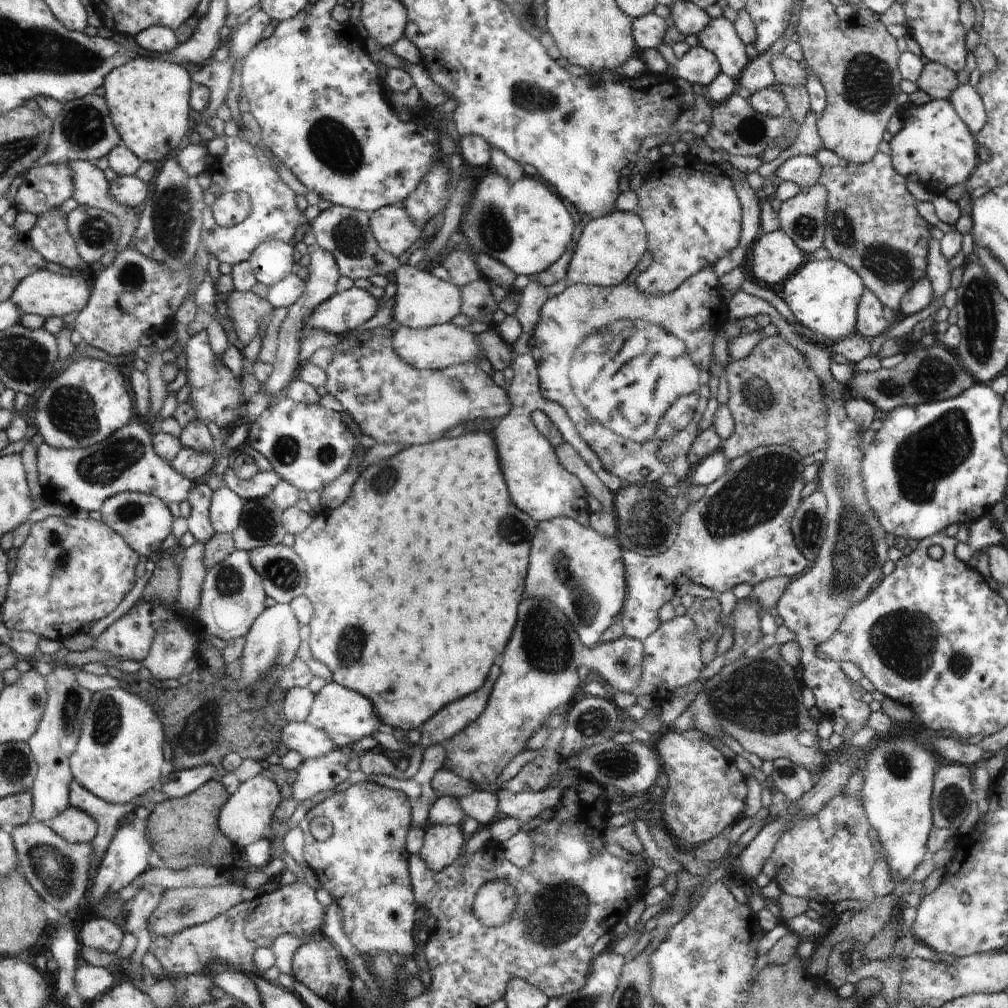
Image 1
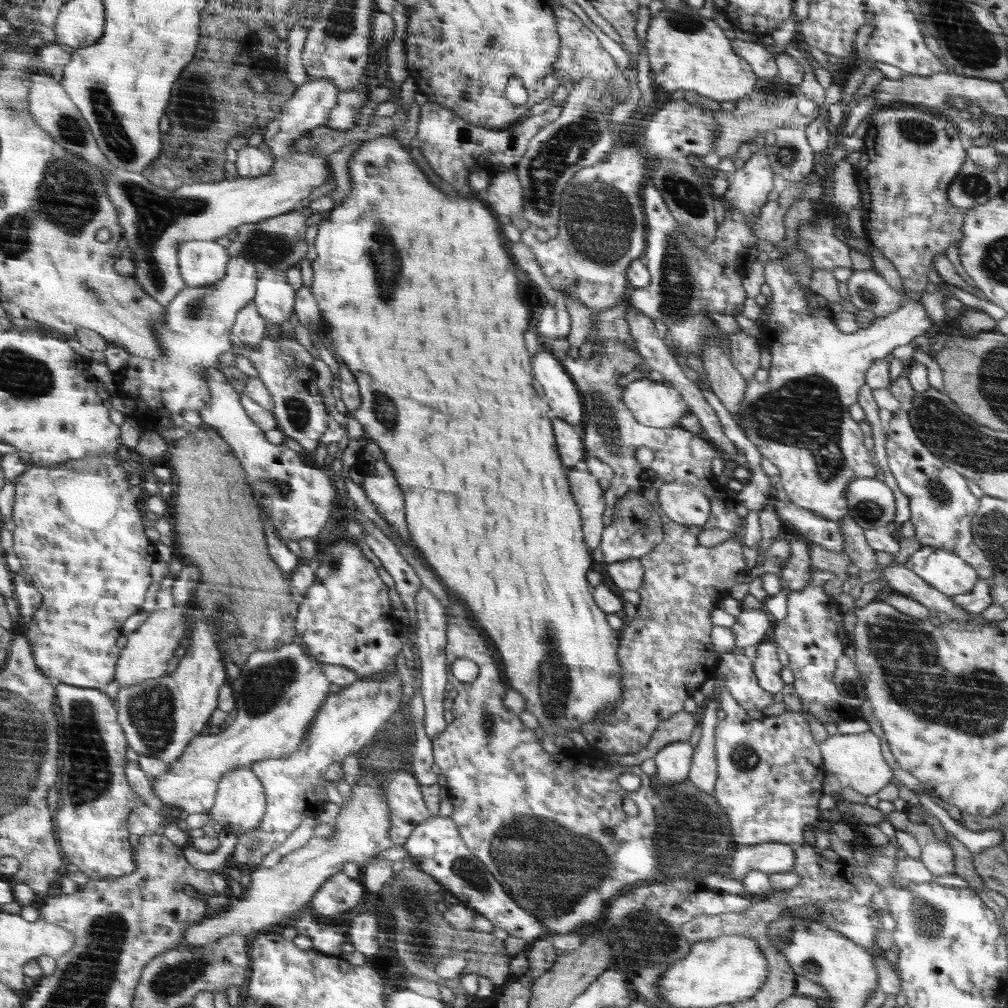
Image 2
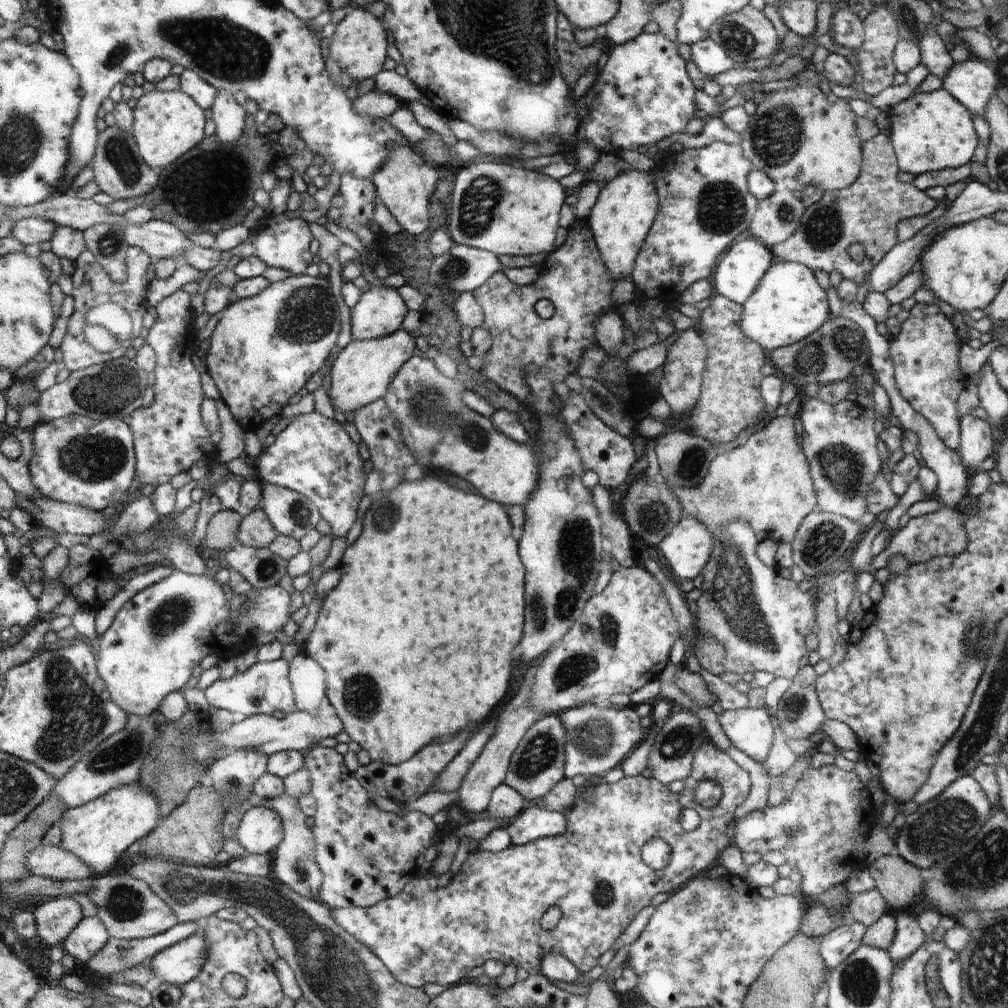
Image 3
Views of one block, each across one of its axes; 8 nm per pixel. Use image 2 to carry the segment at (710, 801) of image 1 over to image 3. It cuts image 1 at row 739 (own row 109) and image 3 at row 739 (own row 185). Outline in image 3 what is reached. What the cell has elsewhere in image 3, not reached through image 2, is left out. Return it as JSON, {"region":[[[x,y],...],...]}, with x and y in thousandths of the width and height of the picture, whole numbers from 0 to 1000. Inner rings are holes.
{"region":[[[587,696],[579,697],[553,708],[563,726],[562,734],[562,770],[565,773],[573,770],[599,771],[603,764],[613,760],[631,738],[637,734],[640,714],[633,710],[628,699],[609,702],[607,698],[596,701]]]}

